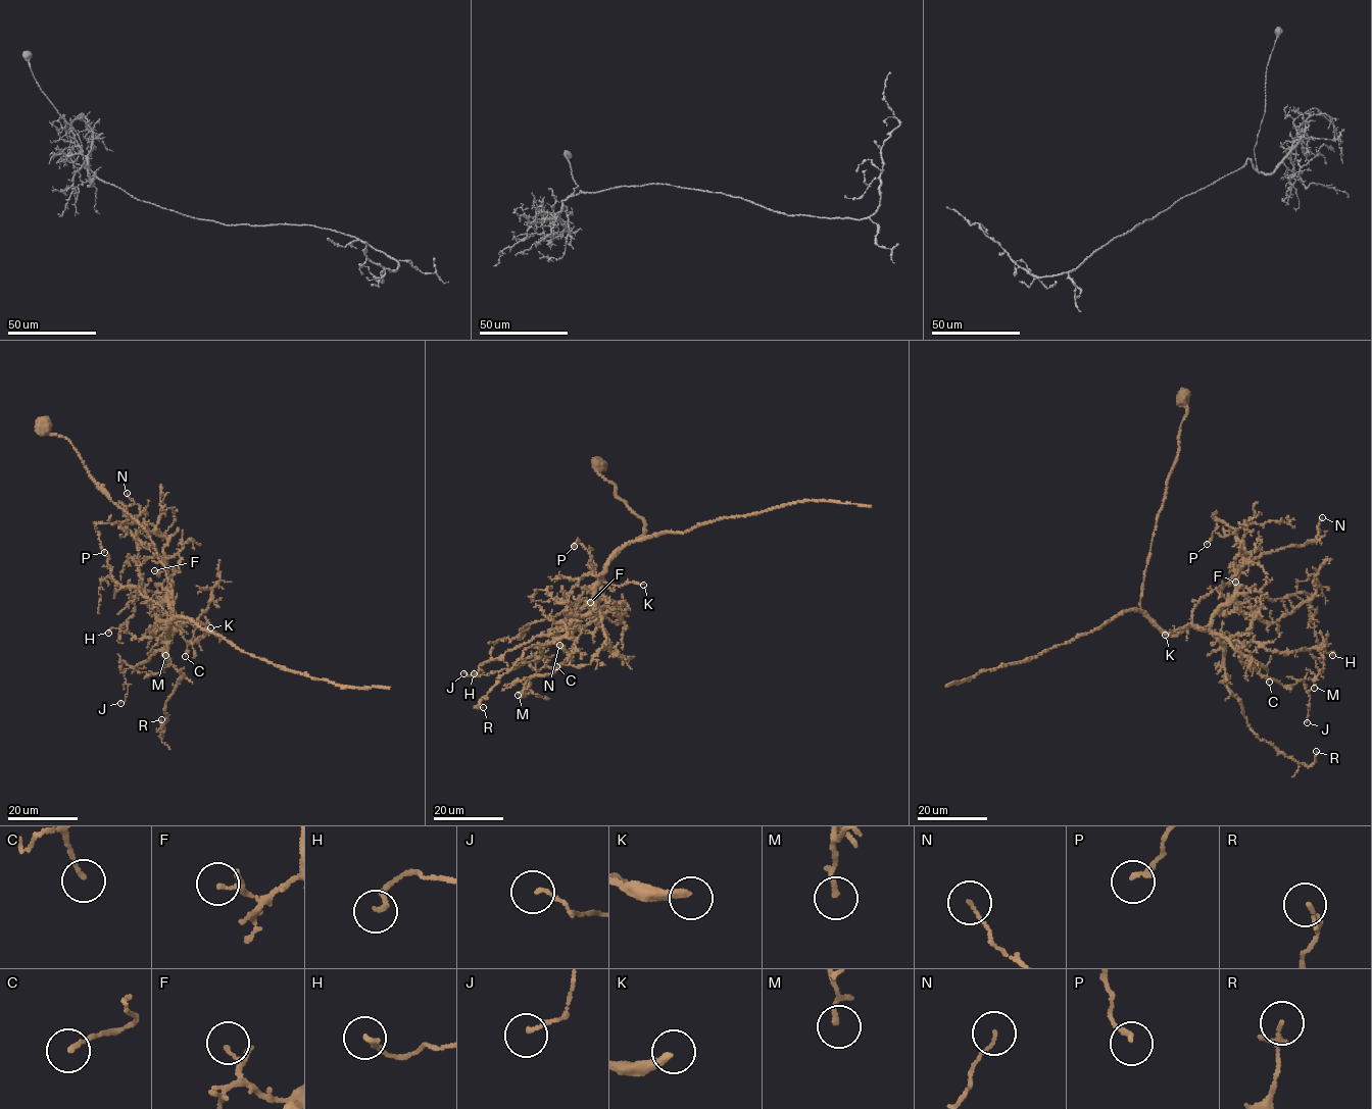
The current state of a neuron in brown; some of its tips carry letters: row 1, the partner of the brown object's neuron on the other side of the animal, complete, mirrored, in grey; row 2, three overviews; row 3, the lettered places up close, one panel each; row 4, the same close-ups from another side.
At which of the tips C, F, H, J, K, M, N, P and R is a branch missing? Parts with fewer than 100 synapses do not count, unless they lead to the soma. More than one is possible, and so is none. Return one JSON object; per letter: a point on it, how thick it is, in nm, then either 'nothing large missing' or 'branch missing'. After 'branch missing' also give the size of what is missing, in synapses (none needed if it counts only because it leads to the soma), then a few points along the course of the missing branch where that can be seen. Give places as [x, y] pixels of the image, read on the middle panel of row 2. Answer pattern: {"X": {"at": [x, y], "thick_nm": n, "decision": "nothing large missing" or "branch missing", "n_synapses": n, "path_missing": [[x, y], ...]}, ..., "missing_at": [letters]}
{"C": {"at": [556, 666], "thick_nm": 140, "decision": "nothing large missing"}, "F": {"at": [590, 602], "thick_nm": 110, "decision": "nothing large missing"}, "H": {"at": [474, 673], "thick_nm": 160, "decision": "nothing large missing"}, "J": {"at": [463, 673], "thick_nm": 140, "decision": "nothing large missing"}, "K": {"at": [643, 585], "thick_nm": 280, "decision": "nothing large missing"}, "M": {"at": [518, 695], "thick_nm": 100, "decision": "nothing large missing"}, "N": {"at": [559, 645], "thick_nm": 110, "decision": "nothing large missing"}, "P": {"at": [574, 546], "thick_nm": 170, "decision": "nothing large missing"}, "R": {"at": [483, 707], "thick_nm": 120, "decision": "nothing large missing"}, "missing_at": []}

